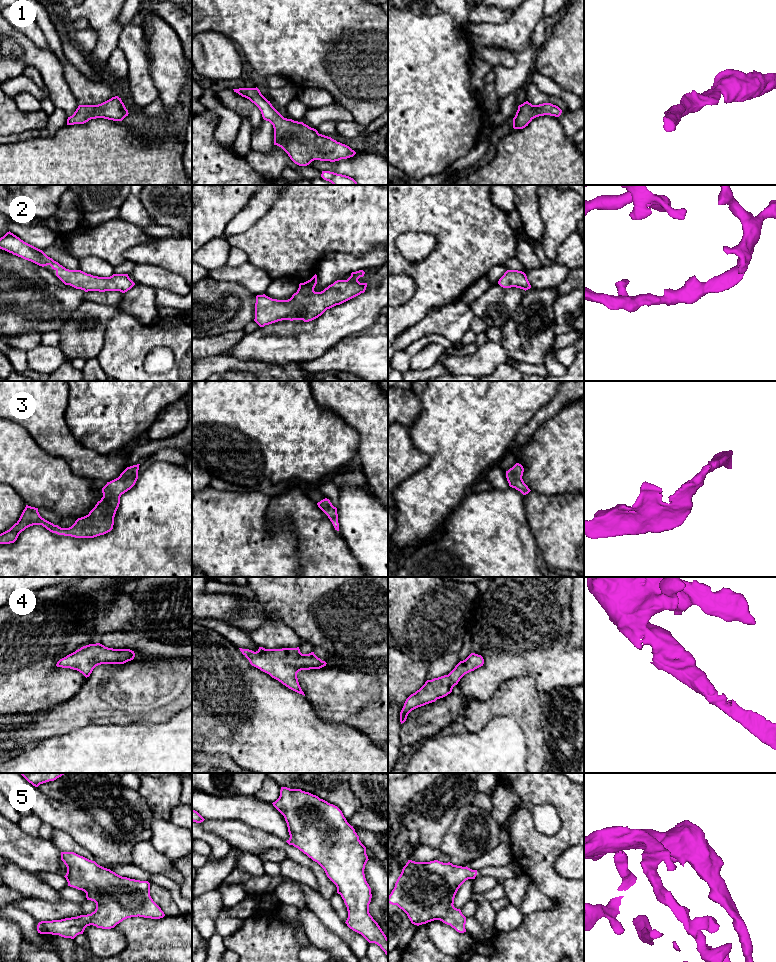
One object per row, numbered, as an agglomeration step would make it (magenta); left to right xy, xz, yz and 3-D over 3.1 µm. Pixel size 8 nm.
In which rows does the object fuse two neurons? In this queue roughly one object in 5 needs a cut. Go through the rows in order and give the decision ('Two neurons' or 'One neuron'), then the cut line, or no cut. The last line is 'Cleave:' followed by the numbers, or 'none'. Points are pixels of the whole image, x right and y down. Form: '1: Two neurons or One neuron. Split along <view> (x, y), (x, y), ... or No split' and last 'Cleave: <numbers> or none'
1: One neuron. No split
2: One neuron. No split
3: One neuron. No split
4: One neuron. No split
5: One neuron. No split
Cleave: none

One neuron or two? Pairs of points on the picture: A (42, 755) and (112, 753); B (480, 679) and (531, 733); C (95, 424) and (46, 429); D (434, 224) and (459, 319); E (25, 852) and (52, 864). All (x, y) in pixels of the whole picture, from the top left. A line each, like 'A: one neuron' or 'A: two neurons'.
A: one neuron
B: two neurons
C: two neurons
D: two neurons
E: one neuron

